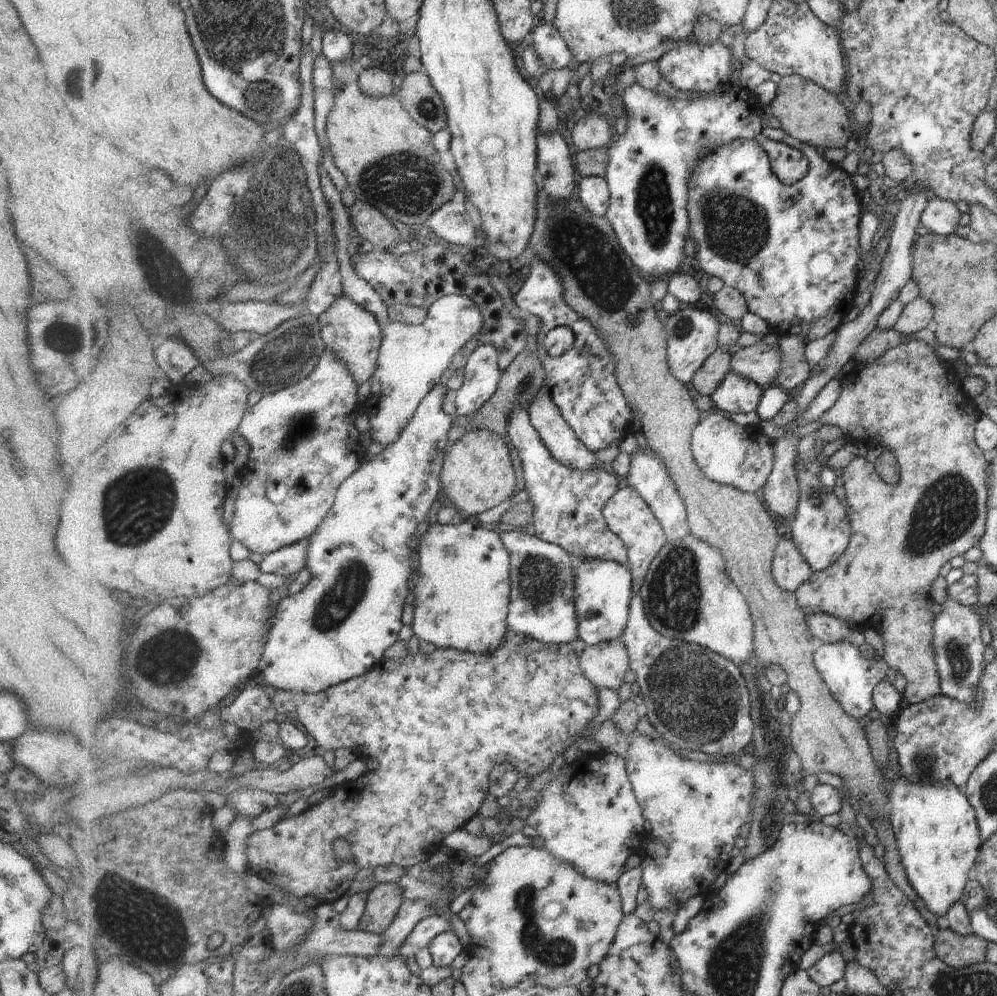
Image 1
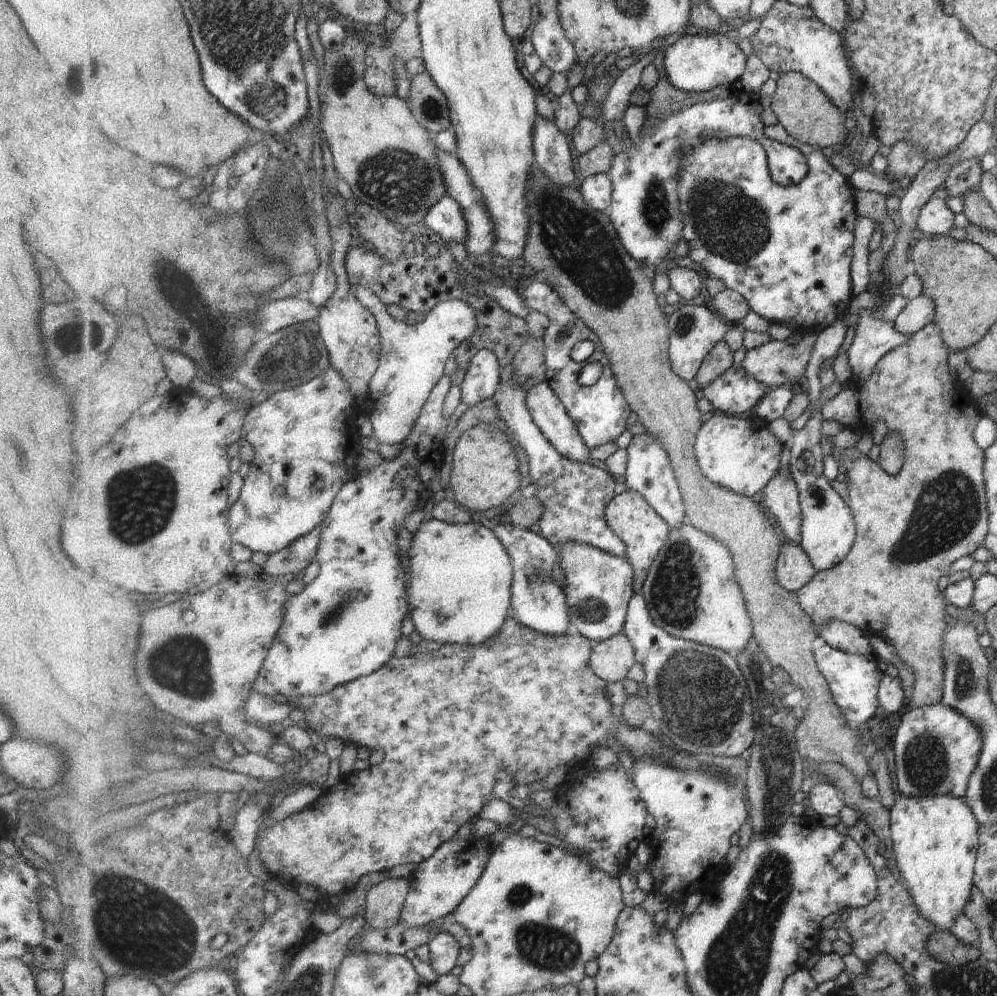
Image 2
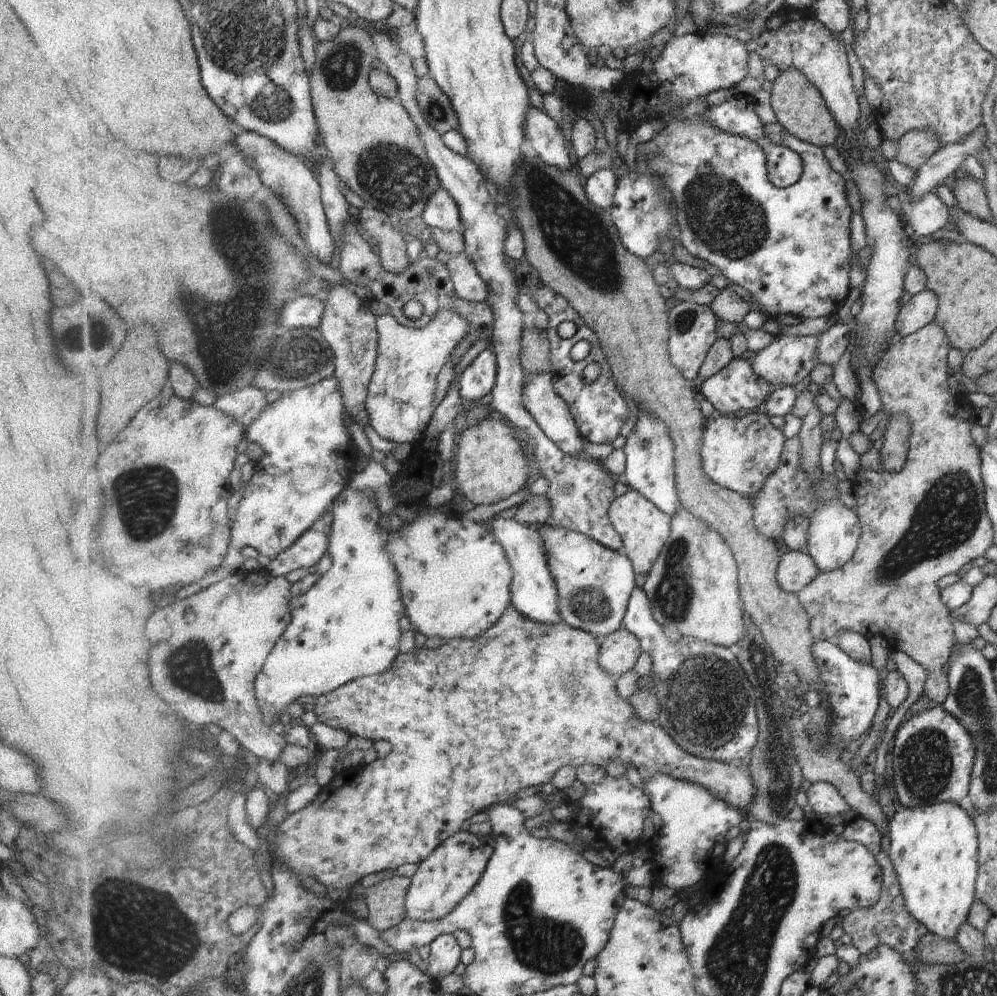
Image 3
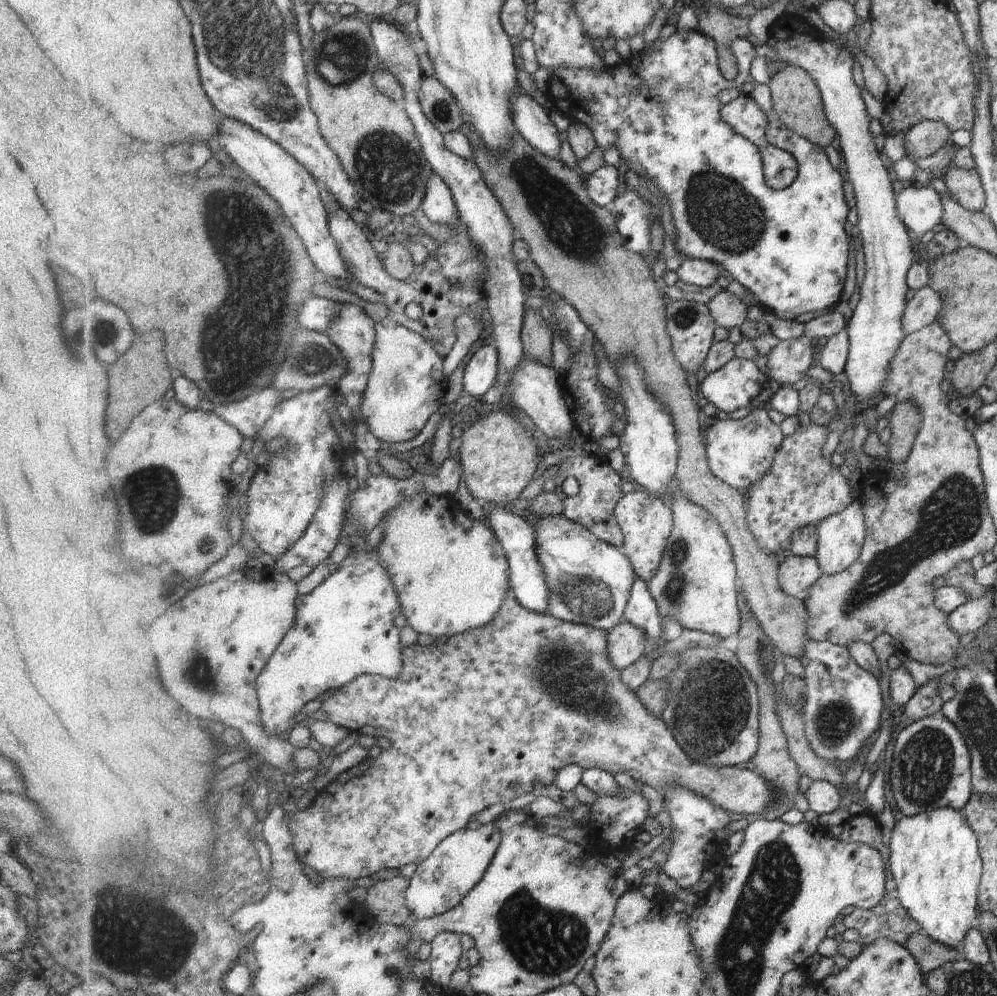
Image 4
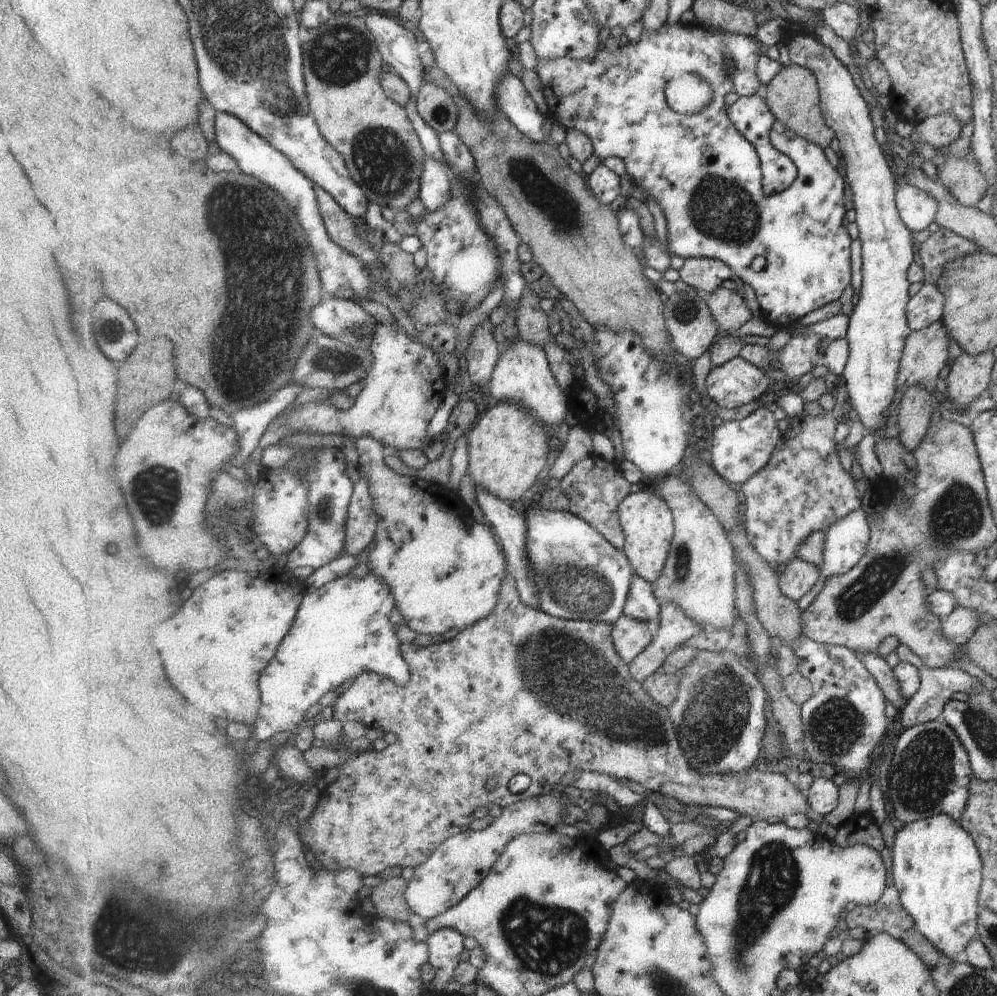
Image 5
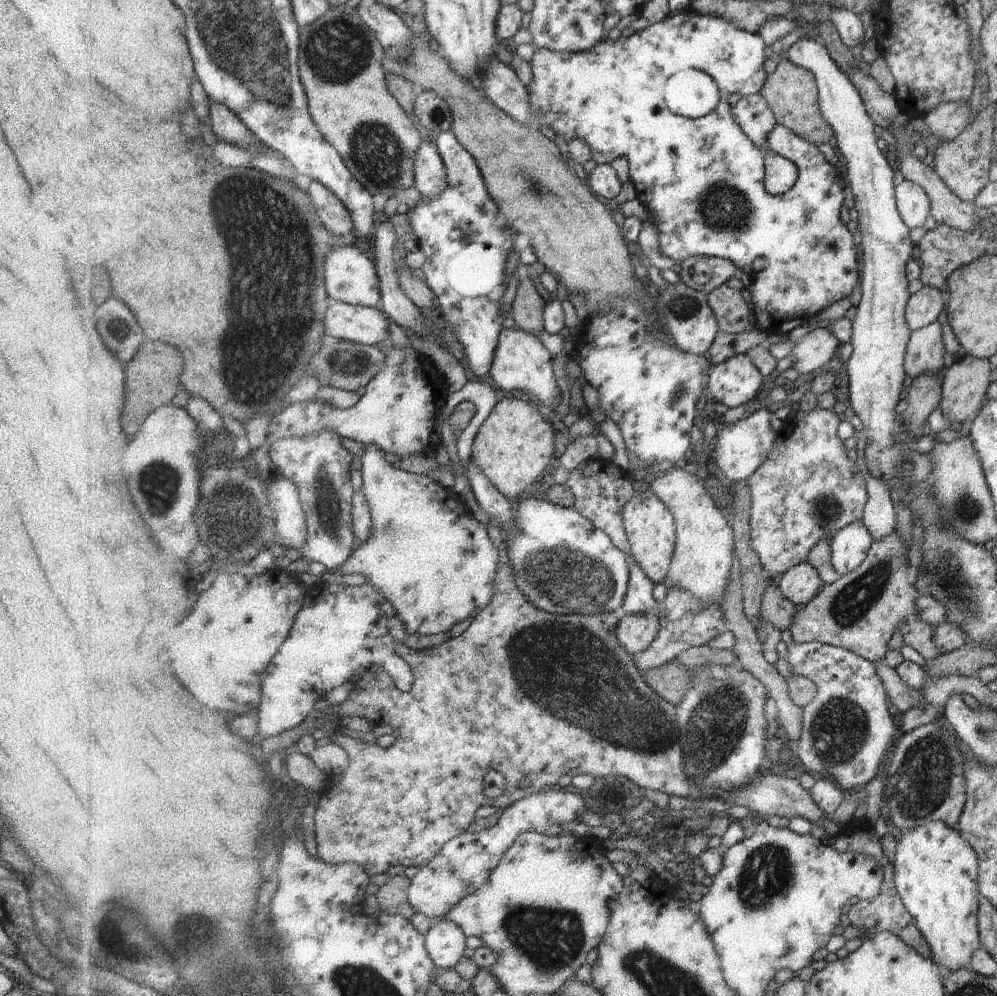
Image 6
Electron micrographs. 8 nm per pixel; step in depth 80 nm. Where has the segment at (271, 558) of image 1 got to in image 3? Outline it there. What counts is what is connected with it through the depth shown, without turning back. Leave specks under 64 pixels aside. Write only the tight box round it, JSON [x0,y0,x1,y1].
[265,504,333,576]

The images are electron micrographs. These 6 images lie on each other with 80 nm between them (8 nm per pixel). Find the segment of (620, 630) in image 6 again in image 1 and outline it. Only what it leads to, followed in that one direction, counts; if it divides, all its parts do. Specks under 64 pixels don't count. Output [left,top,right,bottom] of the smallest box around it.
[580,639,630,691]

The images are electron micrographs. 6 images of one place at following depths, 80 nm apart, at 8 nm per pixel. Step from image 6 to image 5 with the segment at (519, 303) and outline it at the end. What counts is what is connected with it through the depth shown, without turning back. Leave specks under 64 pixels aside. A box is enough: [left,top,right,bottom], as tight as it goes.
[515,286,558,348]

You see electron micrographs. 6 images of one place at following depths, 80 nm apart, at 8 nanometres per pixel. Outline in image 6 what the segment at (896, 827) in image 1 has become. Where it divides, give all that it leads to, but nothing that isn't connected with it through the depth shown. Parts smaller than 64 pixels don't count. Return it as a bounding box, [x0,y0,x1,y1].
[893,821,979,971]

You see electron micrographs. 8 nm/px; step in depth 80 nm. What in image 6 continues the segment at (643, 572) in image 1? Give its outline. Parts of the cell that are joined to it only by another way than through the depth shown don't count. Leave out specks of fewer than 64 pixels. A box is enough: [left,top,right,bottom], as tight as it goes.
[624,489,678,584]

